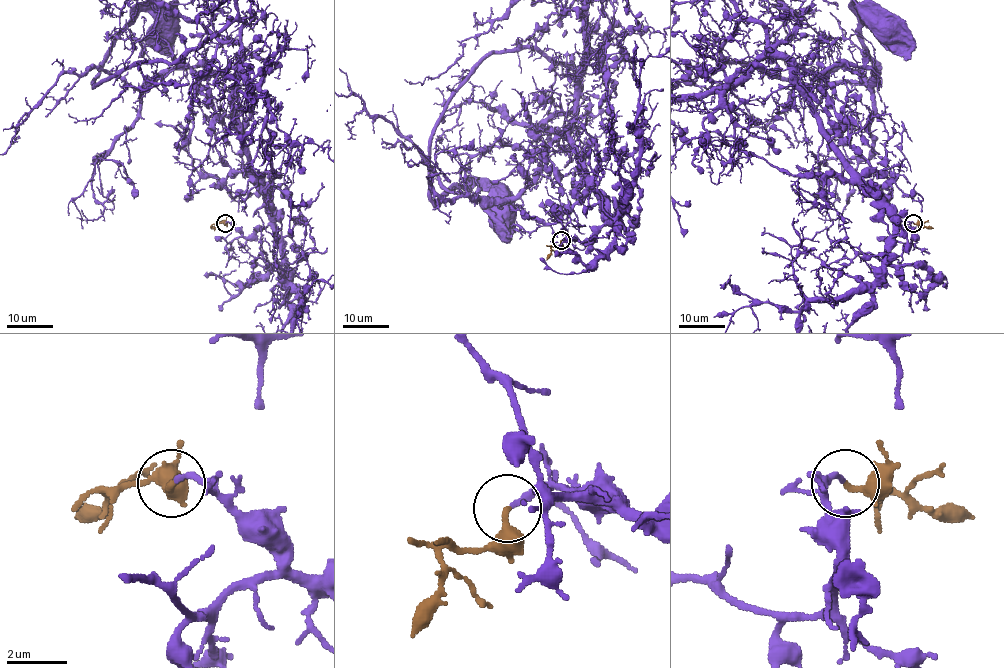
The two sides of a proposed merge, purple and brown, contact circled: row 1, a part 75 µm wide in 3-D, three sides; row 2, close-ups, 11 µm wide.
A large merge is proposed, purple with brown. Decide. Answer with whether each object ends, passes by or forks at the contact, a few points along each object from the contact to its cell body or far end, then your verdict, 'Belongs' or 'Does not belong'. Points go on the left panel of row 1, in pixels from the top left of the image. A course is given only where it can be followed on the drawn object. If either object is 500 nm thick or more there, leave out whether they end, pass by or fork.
At the ring purple ends. At the ring brown ends. Course of purple: (225, 223), (248, 237), (270, 221), (233, 108), (243, 22), (94, 85), (140, 12), (170, 31). Course of brown: (225, 223), (210, 228). Belongs

